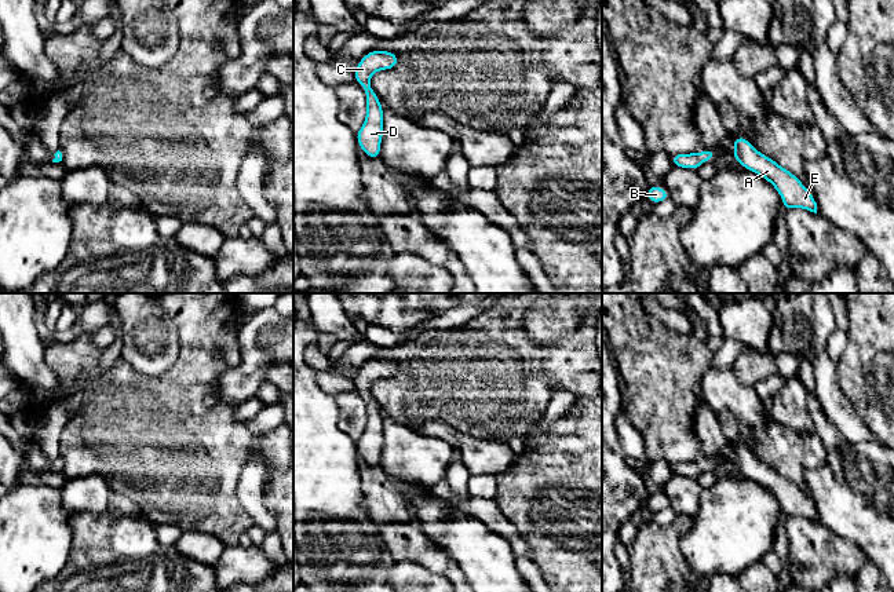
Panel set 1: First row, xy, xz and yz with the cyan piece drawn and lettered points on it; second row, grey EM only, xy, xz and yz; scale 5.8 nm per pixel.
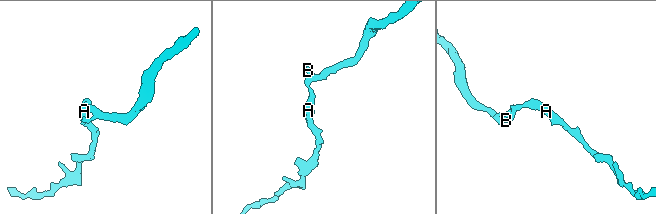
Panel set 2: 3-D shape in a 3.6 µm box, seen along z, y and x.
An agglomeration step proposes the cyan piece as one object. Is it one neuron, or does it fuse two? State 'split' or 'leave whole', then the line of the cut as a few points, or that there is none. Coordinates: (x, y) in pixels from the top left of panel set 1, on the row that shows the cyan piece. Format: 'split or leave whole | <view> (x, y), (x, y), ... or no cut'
leave whole | no cut

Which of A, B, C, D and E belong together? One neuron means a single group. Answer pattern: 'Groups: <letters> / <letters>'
Groups: A B C D E

